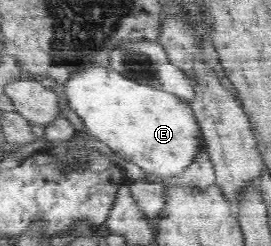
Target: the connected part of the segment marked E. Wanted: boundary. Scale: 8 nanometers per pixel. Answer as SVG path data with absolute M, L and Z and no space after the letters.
M103 65L82 66L65 78L60 85L67 104L82 120L91 137L104 142L126 161L133 162L144 172L157 174L164 180L175 178L185 170L195 154L195 134L198 122L189 107L183 107L179 97L144 81L136 81Z

